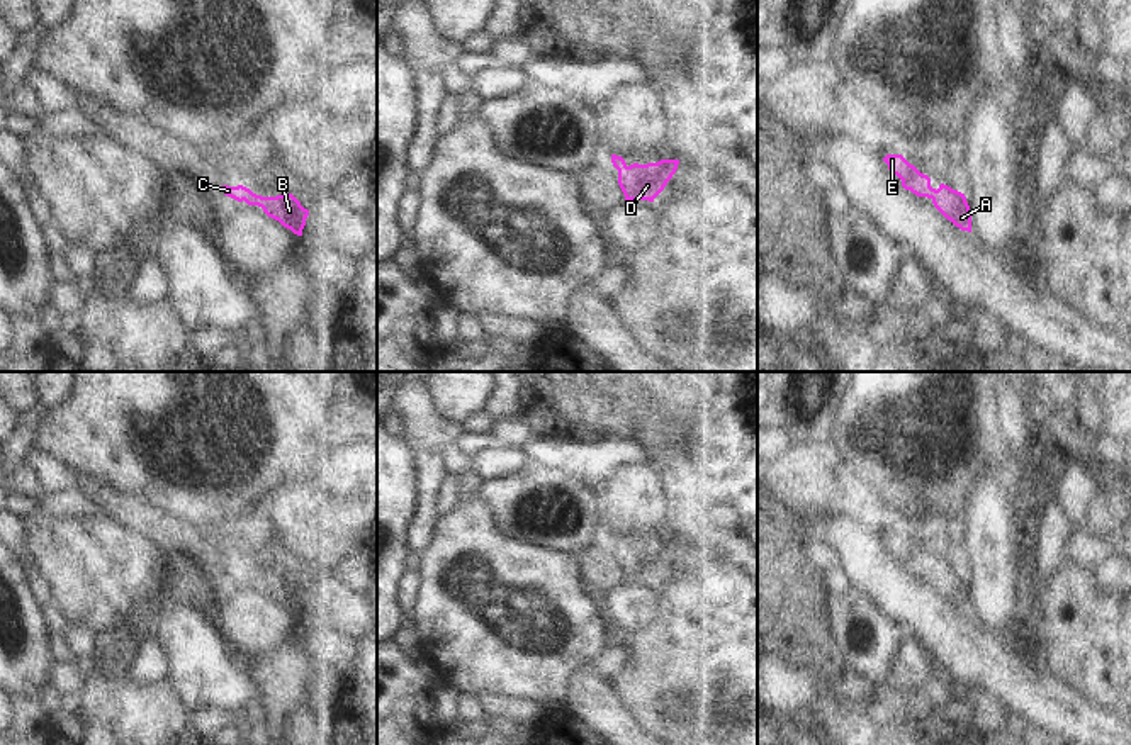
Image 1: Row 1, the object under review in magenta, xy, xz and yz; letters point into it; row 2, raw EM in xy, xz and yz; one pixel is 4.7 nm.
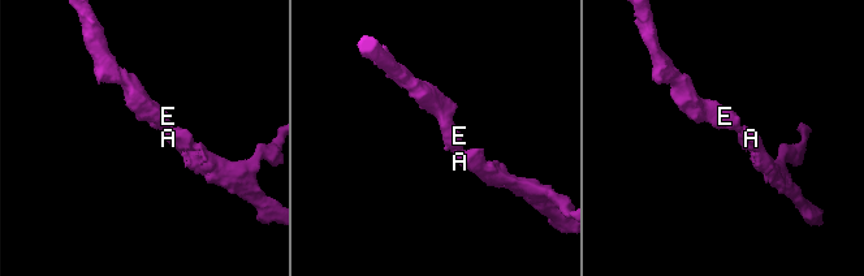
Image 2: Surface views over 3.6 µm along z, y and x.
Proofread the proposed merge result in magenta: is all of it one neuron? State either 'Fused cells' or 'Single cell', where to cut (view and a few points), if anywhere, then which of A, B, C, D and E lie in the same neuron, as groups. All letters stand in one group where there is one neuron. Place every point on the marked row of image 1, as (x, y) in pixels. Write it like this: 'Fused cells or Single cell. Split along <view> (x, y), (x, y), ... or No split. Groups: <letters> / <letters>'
Single cell. No split. Groups: A B C D E.

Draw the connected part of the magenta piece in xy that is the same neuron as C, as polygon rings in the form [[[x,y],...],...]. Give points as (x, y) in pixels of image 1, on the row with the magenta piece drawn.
[[[221,187],[224,195],[246,202],[248,205],[258,205],[263,212],[279,221],[284,227],[290,229],[294,234],[302,236],[302,229],[306,226],[306,219],[309,210],[301,205],[301,202],[292,193],[282,193],[277,197],[262,197],[253,193],[250,188],[238,187]]]

